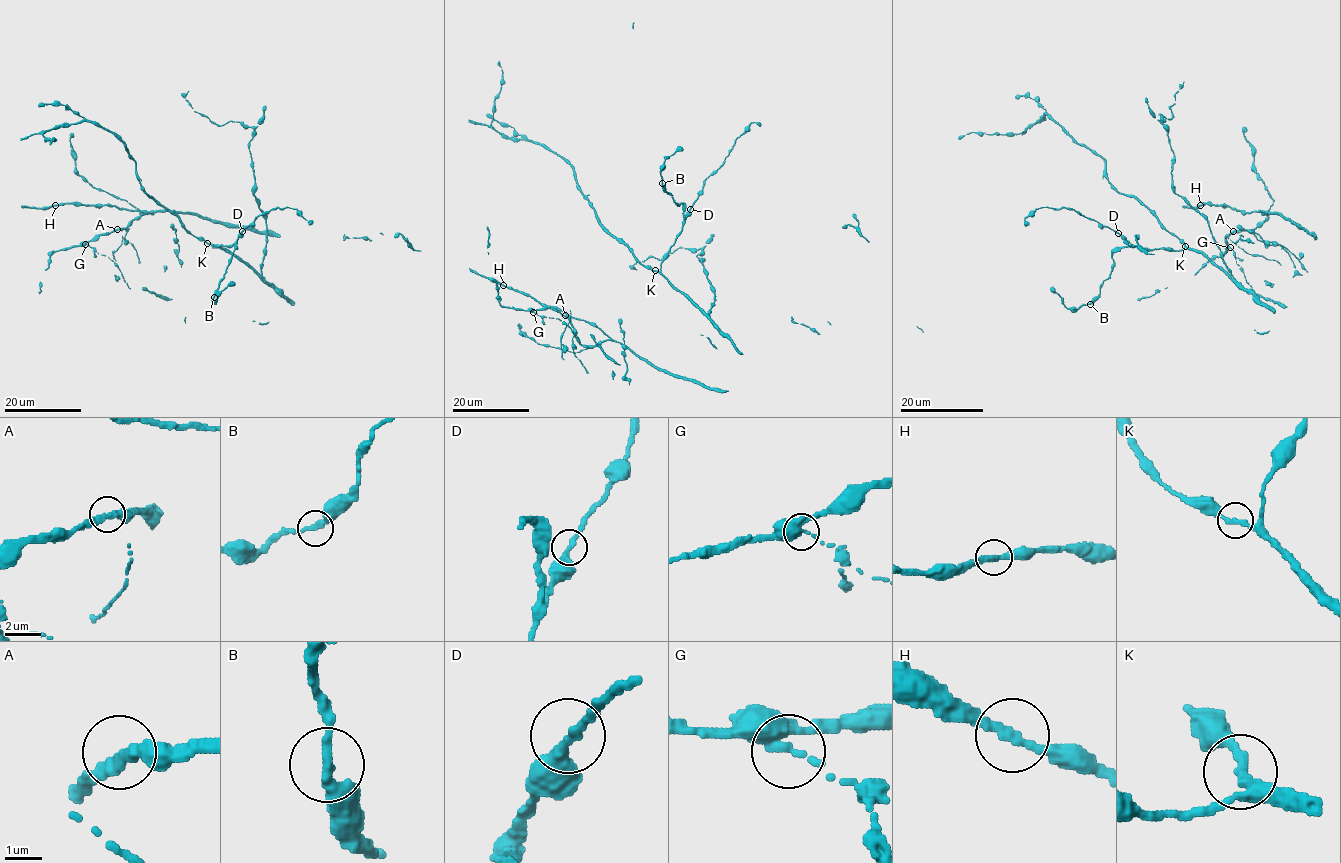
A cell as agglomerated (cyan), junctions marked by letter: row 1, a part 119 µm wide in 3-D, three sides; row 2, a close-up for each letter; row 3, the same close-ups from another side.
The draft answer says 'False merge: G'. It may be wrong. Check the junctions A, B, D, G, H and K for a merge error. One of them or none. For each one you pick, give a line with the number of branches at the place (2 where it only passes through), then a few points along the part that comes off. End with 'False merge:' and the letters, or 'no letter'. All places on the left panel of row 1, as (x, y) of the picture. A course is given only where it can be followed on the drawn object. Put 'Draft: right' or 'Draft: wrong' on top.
Draft: wrong
False merge: no letter

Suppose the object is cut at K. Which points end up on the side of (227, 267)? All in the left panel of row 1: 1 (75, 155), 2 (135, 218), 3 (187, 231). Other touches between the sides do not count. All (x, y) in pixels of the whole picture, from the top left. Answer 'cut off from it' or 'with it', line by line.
1: with it
2: with it
3: cut off from it

